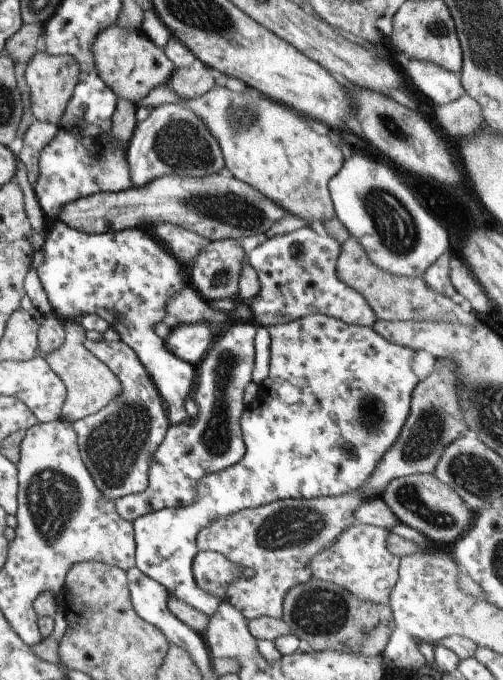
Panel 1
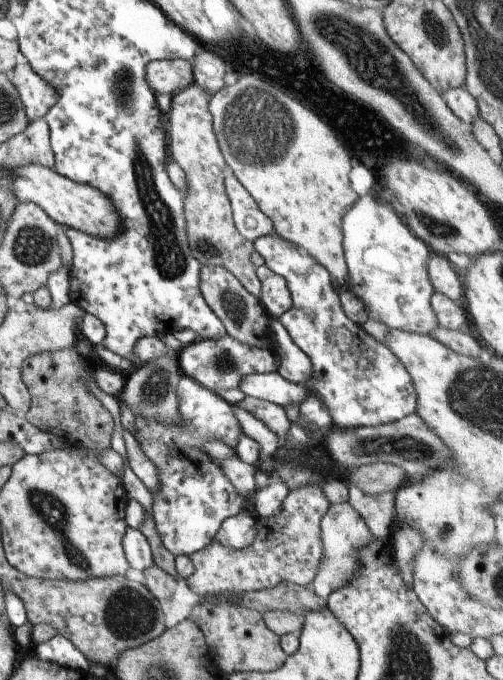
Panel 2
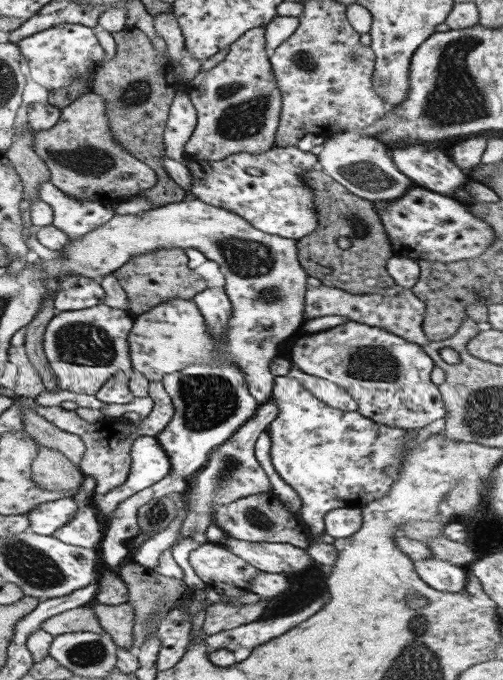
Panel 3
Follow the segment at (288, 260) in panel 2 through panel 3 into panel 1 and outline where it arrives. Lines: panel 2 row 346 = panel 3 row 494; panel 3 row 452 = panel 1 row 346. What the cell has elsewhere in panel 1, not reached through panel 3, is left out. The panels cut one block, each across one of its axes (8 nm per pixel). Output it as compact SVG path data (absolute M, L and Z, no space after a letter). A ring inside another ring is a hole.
M321 313L310 314L288 323L281 323L266 327L270 336L269 347L269 370L267 378L264 378L257 384L257 390L254 398L245 404L242 413L240 414L240 431L242 434L242 441L245 445L244 455L241 460L238 460L233 466L223 469L222 471L206 474L196 481L196 494L194 501L188 507L164 508L158 511L153 511L143 516L137 517L132 522L132 531L134 532L134 565L150 579L158 582L162 587L168 591L169 597L179 601L185 601L189 606L195 610L201 611L201 614L210 617L214 610L223 602L221 597L209 594L201 590L195 584L192 577L192 560L196 549L194 538L196 534L205 525L216 521L219 517L227 517L230 514L236 513L241 509L254 509L273 501L280 501L283 499L292 498L313 498L324 496L338 496L348 493L349 491L358 491L364 482L368 480L369 473L376 468L376 464L380 461L381 455L386 453L392 442L396 440L399 434L399 429L408 417L410 411L410 394L415 384L417 384L417 376L411 371L409 362L414 352L407 347L394 345L392 342L387 342L377 334L372 327L365 325L346 325L345 322L337 320Z

